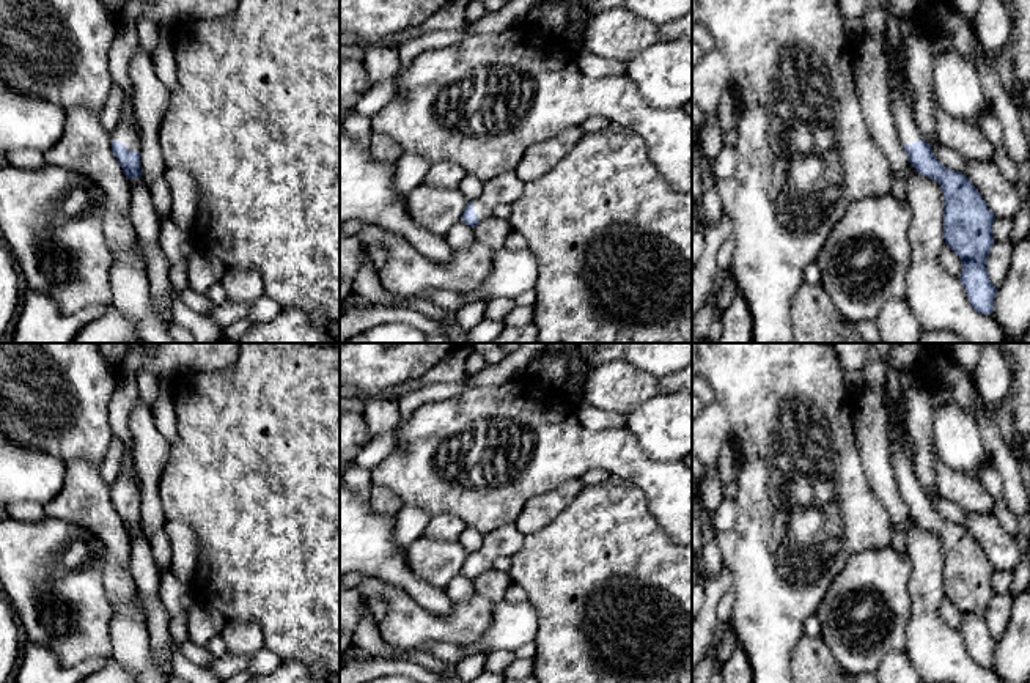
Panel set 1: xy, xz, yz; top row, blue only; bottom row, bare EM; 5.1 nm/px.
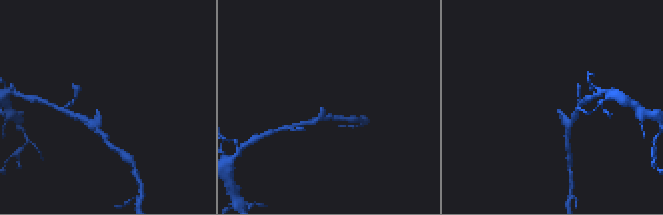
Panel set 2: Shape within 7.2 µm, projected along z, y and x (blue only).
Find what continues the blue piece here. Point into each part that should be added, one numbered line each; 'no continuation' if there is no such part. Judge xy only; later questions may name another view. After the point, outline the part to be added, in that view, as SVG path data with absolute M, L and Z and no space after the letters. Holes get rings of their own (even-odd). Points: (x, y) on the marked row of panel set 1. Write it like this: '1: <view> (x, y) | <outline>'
1: xy (125, 131) | M120 118L118 124L112 132L113 142L121 142L129 151L140 153L142 150L142 135L134 127L131 118Z

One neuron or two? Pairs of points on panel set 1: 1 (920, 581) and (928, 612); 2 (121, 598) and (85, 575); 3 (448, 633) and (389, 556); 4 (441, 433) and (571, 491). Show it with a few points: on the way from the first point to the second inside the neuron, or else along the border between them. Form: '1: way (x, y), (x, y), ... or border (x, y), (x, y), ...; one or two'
1: way (926, 589), (926, 605); one
2: border (106, 551), (104, 589), (114, 608), (110, 625); two
3: border (403, 590), (439, 616), (447, 616), (453, 609); two
4: border (579, 479), (563, 482), (527, 502); two

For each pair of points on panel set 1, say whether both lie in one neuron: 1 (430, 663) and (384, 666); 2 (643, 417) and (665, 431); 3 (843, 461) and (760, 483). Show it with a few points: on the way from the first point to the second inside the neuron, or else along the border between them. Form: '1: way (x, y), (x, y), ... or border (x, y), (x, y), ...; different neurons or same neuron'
1: border (382, 657), (415, 661), (423, 666); different neurons
2: way (648, 422), (661, 427); same neuron
3: way (829, 417), (788, 394), (768, 439); same neuron

